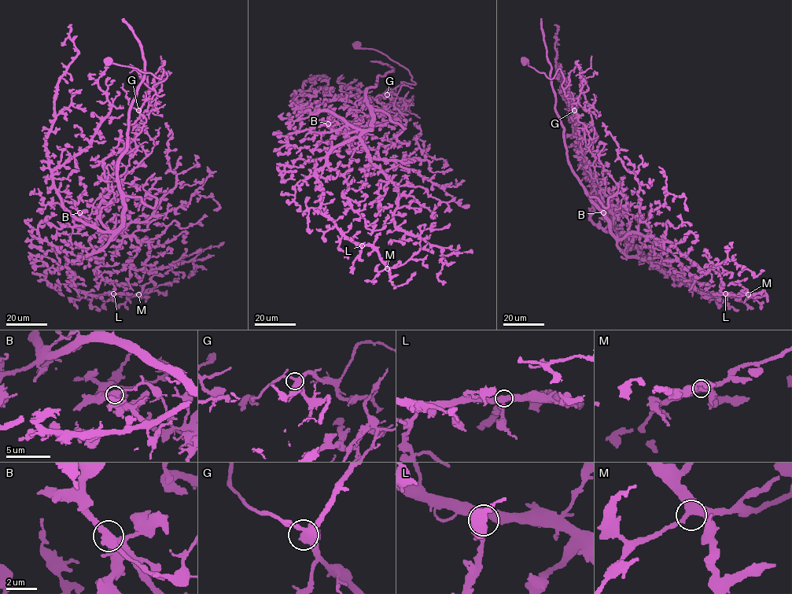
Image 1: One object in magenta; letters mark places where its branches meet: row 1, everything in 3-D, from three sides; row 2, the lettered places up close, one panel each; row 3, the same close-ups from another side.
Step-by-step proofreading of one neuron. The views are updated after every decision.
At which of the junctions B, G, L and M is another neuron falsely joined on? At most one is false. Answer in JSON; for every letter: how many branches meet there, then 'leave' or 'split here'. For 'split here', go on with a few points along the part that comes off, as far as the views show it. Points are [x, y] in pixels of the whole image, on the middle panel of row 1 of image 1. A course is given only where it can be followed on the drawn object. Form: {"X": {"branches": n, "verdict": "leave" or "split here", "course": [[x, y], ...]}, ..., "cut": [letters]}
{"B": {"branches": 3, "verdict": "split here", "course": [[328, 123], [355, 132], [364, 116], [391, 105], [390, 92], [415, 83], [353, 42]]}, "G": {"branches": 3, "verdict": "leave"}, "L": {"branches": 3, "verdict": "leave"}, "M": {"branches": 3, "verdict": "leave"}, "cut": ["B"]}

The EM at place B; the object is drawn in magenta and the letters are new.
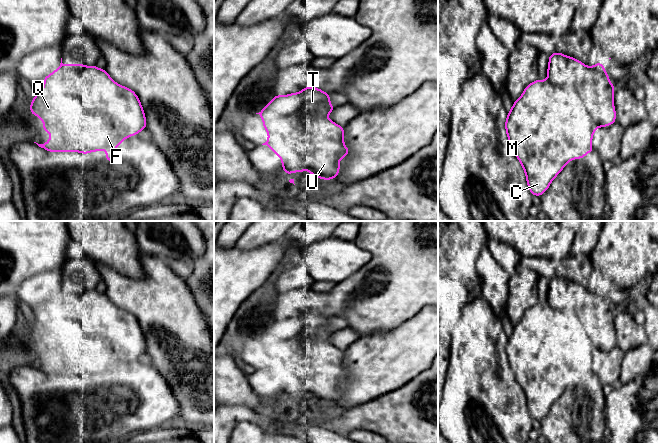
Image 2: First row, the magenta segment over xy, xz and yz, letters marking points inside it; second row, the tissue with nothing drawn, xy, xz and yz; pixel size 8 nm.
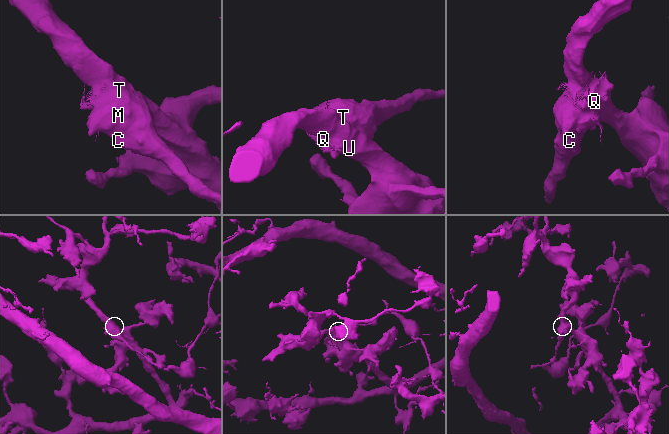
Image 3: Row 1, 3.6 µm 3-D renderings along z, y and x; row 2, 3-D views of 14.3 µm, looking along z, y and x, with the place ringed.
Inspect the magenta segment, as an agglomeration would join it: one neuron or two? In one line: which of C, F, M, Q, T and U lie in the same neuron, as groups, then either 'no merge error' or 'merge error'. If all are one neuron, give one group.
groups C F M Q T / U; merge error

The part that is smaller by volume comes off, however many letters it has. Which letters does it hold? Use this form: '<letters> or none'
C, F, M, Q, T

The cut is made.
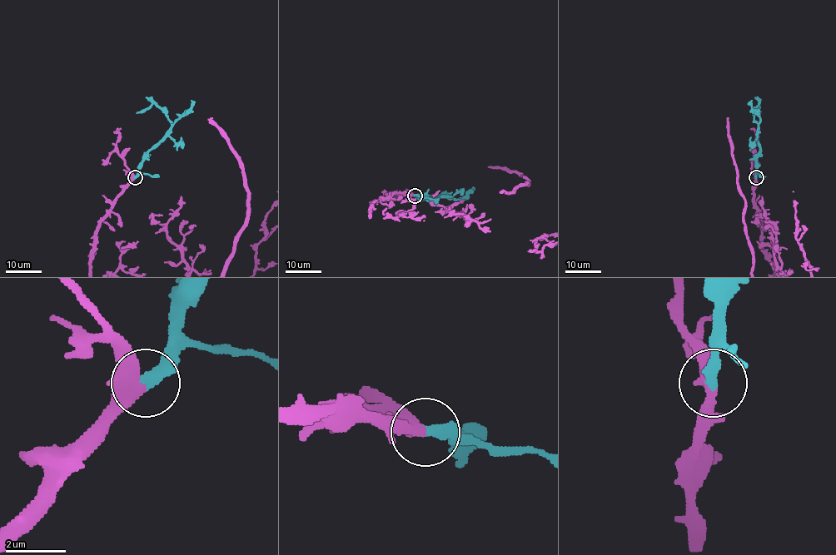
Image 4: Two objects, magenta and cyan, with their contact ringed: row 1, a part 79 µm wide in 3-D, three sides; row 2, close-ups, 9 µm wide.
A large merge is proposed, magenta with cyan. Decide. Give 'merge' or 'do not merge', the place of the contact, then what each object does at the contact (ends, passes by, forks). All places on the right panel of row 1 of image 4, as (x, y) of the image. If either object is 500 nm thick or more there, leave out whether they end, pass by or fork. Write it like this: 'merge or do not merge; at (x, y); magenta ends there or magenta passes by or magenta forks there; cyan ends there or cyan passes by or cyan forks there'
merge; at (756, 177); magenta forks there; cyan ends there

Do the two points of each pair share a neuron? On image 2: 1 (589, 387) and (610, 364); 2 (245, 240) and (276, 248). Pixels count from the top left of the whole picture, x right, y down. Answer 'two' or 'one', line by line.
1: two
2: two

